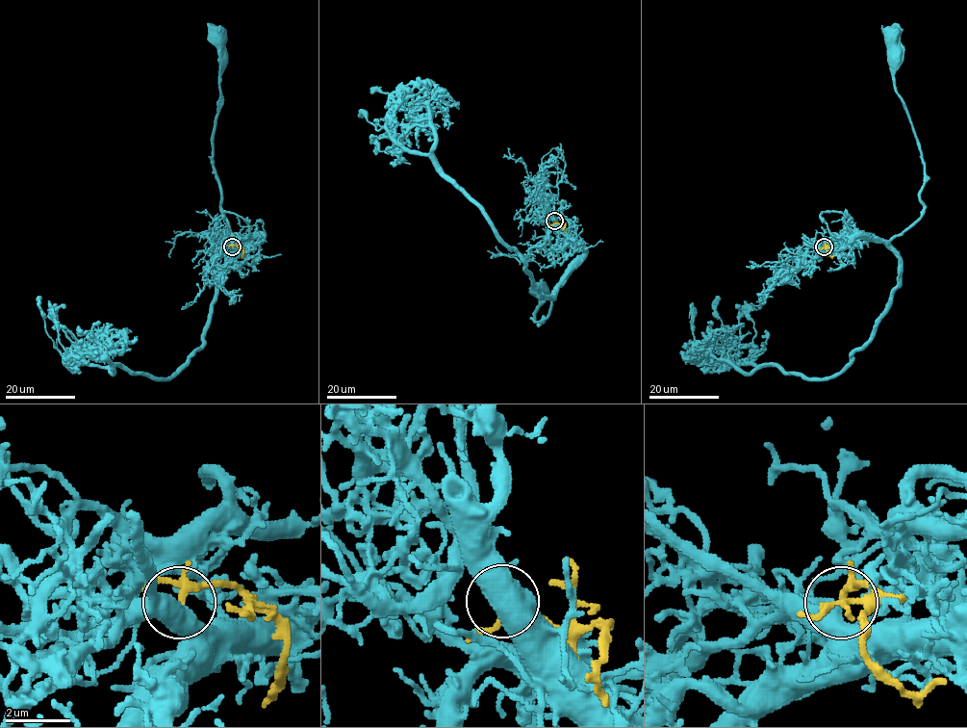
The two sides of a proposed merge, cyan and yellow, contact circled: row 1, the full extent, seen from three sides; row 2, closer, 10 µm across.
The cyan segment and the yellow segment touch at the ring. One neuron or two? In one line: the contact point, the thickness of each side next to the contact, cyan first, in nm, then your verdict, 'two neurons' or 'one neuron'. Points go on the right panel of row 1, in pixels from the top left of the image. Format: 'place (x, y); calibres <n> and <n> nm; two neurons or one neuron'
place (824, 246); calibres 420 and 180 nm; one neuron

